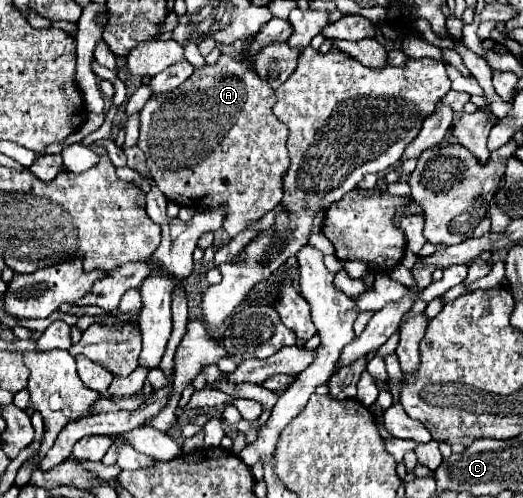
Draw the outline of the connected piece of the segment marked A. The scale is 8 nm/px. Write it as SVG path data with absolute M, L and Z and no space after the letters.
M222 55L216 65L194 69L194 73L174 91L152 95L140 111L138 147L144 151L152 179L166 199L192 209L226 203L228 209L223 228L232 237L244 231L248 221L256 221L266 211L274 209L282 199L282 179L290 167L286 149L288 131L286 125L274 117L274 103L274 89L268 87L254 69L228 55Z

